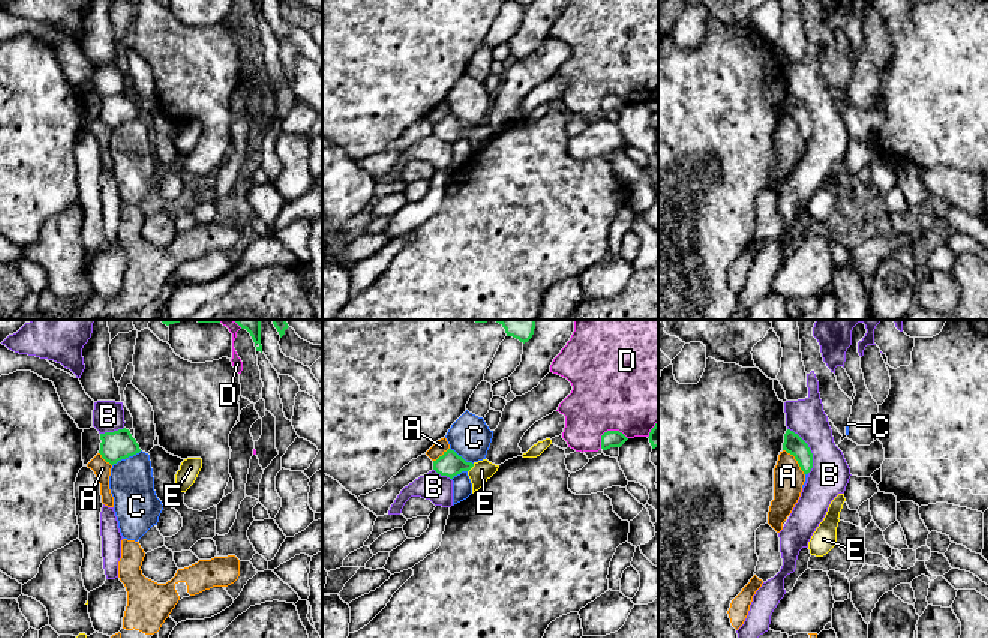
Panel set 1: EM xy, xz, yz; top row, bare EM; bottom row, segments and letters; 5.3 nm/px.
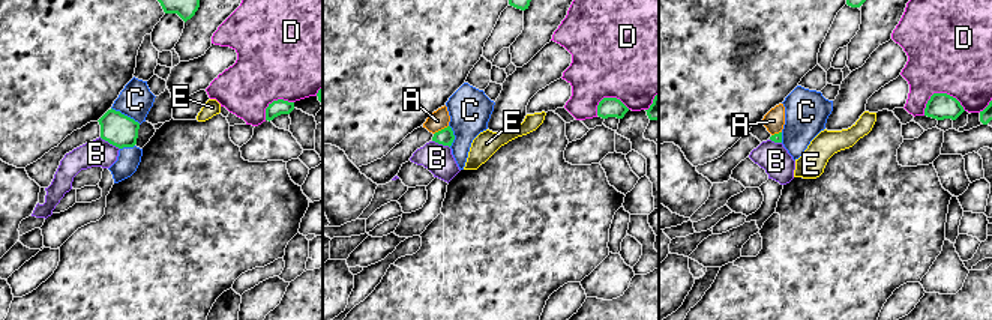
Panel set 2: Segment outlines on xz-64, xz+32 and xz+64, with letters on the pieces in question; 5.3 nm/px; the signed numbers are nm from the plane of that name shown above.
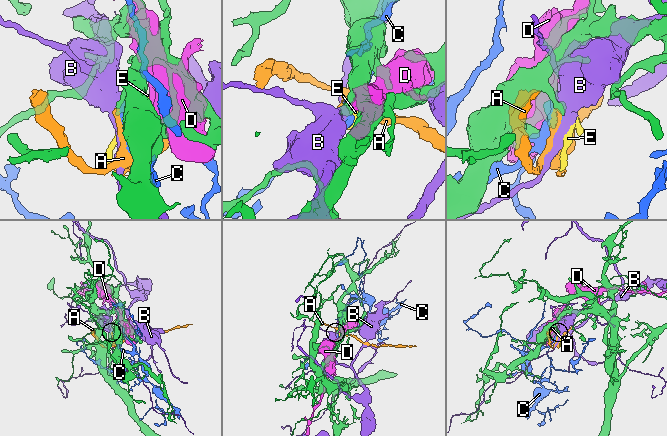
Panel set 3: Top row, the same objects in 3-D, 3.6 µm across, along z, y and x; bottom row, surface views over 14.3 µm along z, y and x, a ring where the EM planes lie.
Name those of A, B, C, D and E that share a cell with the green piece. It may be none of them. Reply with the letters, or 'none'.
E

